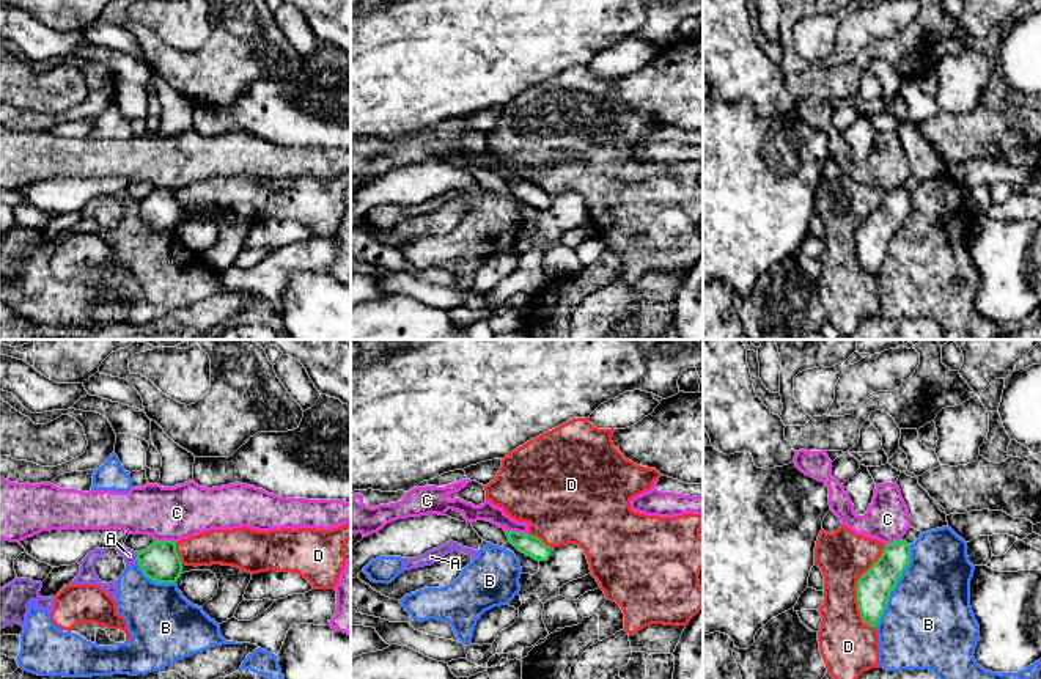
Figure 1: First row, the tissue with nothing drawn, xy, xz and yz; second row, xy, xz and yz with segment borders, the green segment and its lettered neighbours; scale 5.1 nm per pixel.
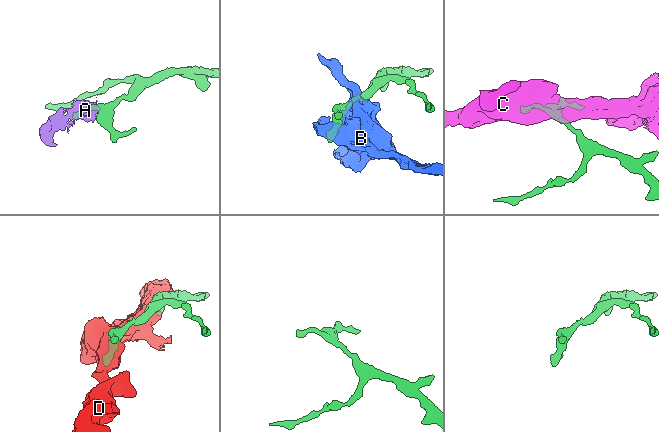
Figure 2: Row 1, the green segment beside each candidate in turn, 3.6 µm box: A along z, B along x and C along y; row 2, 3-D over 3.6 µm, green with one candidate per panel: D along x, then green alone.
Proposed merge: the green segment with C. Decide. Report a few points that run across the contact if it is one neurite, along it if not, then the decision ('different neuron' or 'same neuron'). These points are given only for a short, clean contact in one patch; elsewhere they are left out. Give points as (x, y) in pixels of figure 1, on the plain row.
different neuron

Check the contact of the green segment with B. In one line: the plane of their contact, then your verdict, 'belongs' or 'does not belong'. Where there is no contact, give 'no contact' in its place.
yz | does not belong

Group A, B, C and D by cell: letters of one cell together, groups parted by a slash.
A B / C / D

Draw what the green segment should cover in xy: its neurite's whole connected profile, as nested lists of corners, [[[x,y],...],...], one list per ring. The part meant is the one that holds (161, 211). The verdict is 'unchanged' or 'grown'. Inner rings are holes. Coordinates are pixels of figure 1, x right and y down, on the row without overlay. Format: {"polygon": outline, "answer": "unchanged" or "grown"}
{"polygon": [[[154,189],[148,196],[137,200],[143,222],[156,231],[176,231],[182,222],[182,211],[173,189]]], "answer": "unchanged"}

